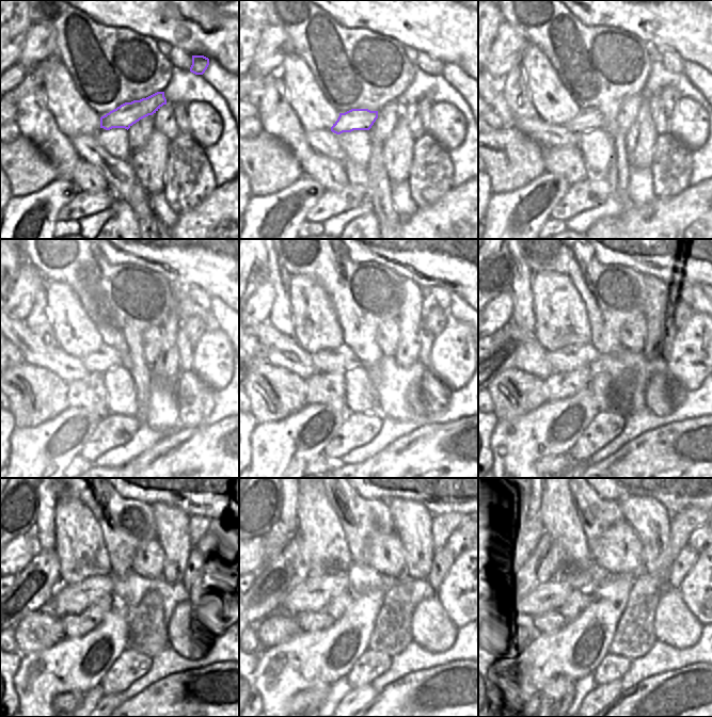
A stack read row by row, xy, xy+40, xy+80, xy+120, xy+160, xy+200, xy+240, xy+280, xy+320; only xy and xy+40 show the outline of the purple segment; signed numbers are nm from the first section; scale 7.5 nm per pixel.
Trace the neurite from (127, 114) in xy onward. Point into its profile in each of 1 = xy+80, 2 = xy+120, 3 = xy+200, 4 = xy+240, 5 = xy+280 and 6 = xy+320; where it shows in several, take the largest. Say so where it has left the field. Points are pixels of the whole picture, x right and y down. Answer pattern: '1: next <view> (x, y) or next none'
1: next xy+80 (587, 120)
2: next xy+120 (107, 357)
3: next xy+200 (572, 357)
4: next xy+240 (68, 599)
5: next xy+280 (312, 595)
6: next xy+320 (549, 595)

